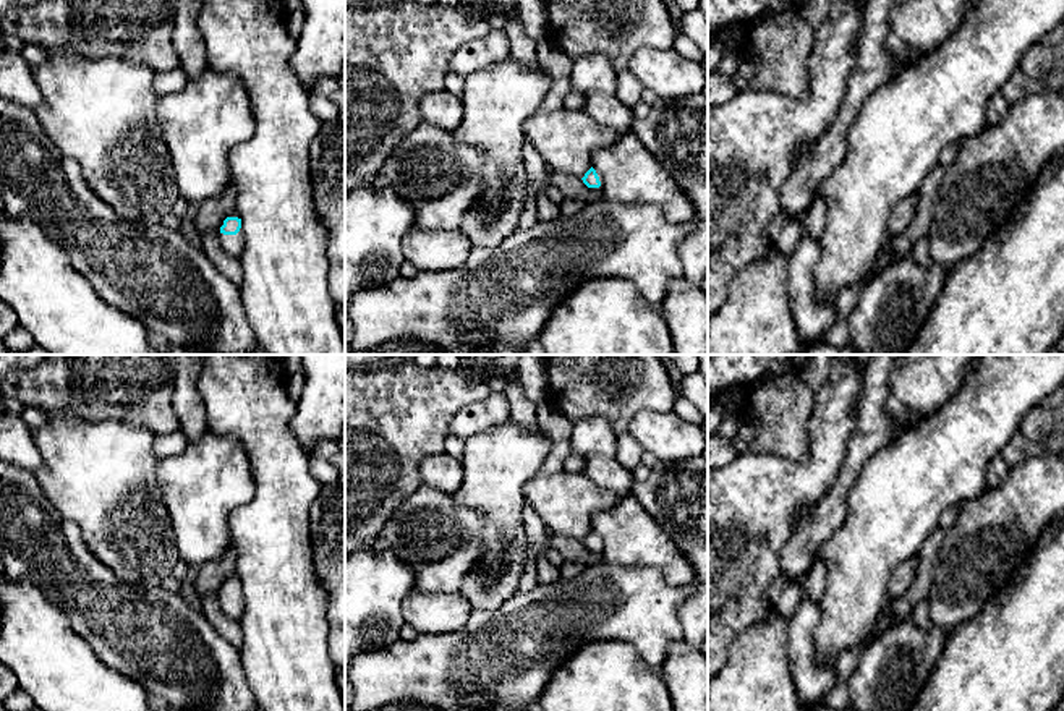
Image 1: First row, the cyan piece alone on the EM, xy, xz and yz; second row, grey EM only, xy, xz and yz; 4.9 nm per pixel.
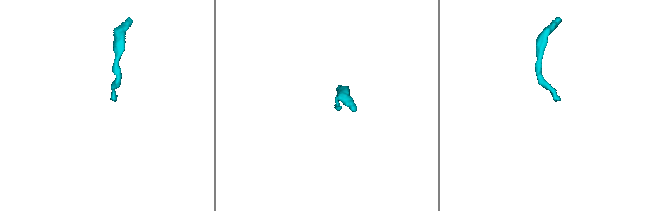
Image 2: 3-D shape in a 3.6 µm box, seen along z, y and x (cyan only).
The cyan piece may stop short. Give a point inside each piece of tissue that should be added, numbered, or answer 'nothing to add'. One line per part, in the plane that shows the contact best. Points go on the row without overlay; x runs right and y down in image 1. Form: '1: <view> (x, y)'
1: xy (234, 608)

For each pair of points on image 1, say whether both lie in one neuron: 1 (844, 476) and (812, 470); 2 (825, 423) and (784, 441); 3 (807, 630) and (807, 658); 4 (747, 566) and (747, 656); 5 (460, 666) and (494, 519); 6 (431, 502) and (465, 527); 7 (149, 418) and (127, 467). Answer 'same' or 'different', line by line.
1: different
2: different
3: same
4: different
5: different
6: same
7: different

